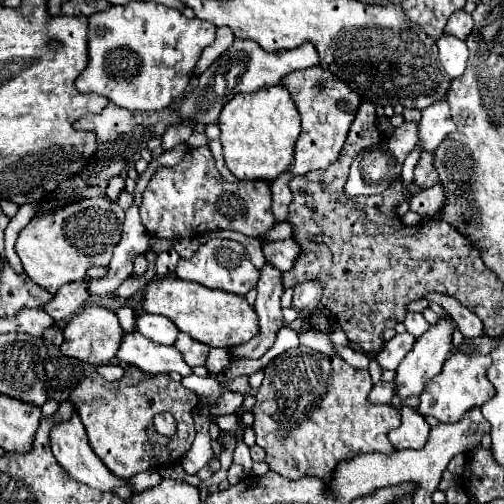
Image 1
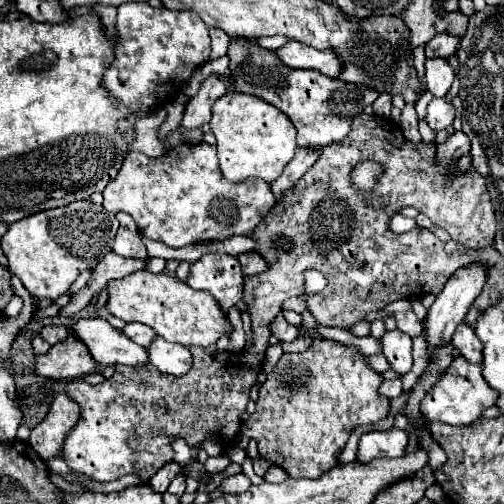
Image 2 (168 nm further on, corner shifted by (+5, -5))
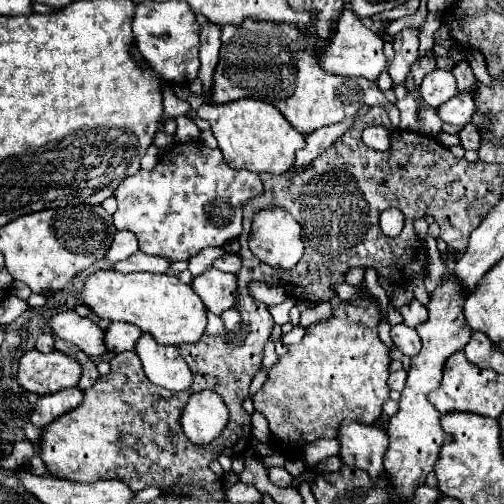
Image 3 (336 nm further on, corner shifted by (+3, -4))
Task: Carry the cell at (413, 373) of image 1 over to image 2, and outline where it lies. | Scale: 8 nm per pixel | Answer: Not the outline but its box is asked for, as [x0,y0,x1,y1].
[428,264,488,352]

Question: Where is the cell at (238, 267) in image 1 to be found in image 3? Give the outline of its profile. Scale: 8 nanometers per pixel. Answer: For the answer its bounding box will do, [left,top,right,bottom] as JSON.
[192,269,238,315]

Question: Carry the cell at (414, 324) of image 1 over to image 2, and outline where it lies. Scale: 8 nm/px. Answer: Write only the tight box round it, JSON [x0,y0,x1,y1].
[394,310,422,338]

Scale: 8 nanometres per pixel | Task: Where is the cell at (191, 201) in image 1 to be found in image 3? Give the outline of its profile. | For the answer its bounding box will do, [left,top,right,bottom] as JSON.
[114,143,264,261]

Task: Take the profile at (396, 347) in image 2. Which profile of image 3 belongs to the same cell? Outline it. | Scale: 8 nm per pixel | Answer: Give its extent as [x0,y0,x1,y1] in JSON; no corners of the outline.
[390,323,420,359]

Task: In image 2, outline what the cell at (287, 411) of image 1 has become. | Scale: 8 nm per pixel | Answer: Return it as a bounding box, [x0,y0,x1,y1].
[242,338,390,478]

